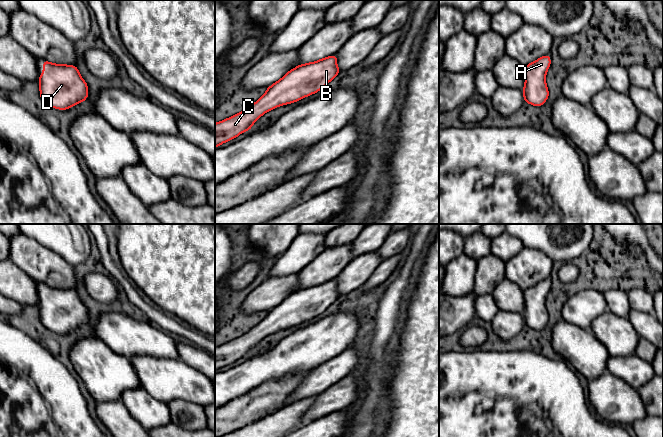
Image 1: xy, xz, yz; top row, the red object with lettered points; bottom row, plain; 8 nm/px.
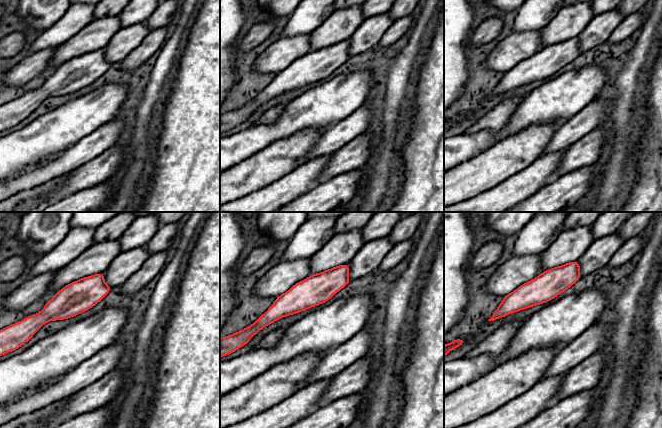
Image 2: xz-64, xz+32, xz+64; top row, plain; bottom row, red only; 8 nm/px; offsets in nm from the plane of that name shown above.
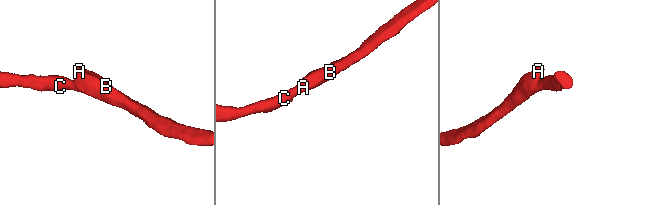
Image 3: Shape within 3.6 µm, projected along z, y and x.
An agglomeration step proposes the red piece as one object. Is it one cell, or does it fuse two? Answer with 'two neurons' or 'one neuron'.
one neuron

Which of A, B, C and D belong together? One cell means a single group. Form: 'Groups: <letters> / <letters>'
Groups: A B C D

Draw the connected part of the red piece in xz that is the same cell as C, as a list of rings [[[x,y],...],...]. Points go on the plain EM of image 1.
[[[334,278],[291,293],[267,311],[265,318],[248,332],[215,347],[215,372],[249,355],[266,336],[281,329],[298,326],[322,314],[340,295],[337,280]]]

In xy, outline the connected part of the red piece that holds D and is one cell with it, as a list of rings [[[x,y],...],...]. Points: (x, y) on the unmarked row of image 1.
[[[43,284],[43,297],[39,299],[38,307],[41,324],[59,334],[84,326],[89,319],[88,309],[75,289]]]

